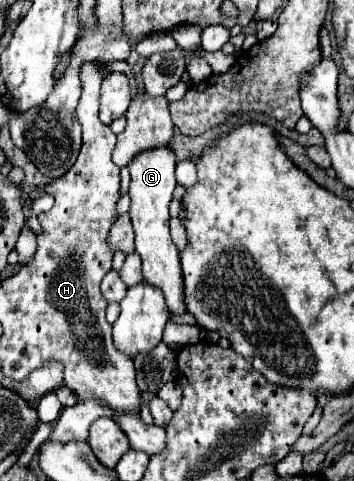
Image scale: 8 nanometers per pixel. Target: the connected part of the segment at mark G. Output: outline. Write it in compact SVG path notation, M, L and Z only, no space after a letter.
M155 147L135 155L129 161L131 183L131 221L135 229L135 251L143 259L143 279L155 287L159 287L167 299L167 307L173 315L183 315L183 275L179 263L179 251L169 235L169 203L173 197L175 181L175 151L171 147Z

